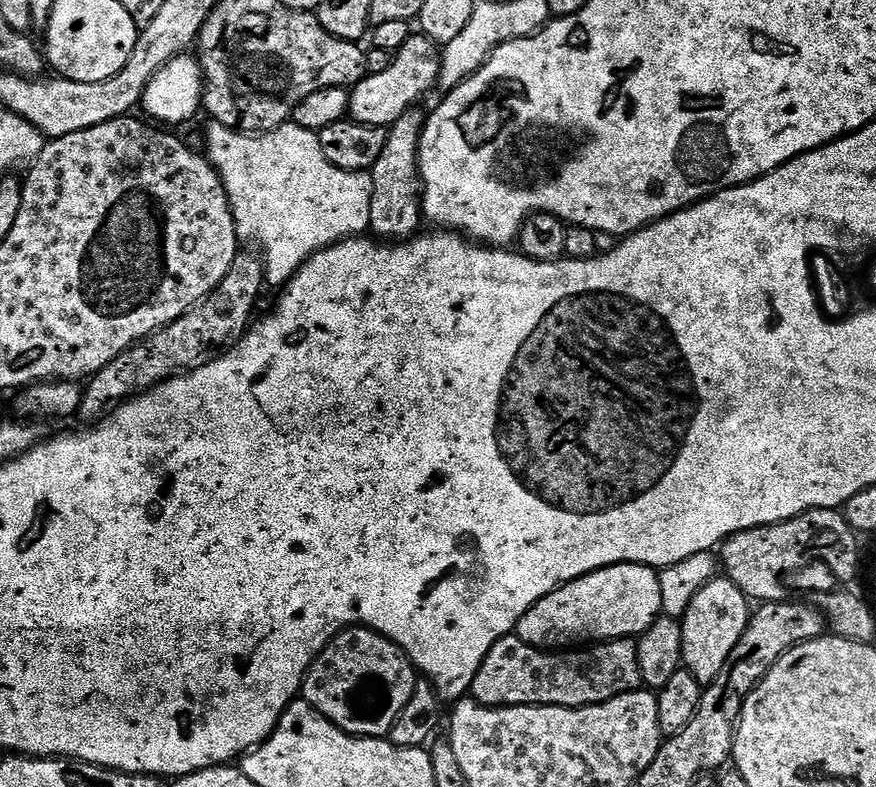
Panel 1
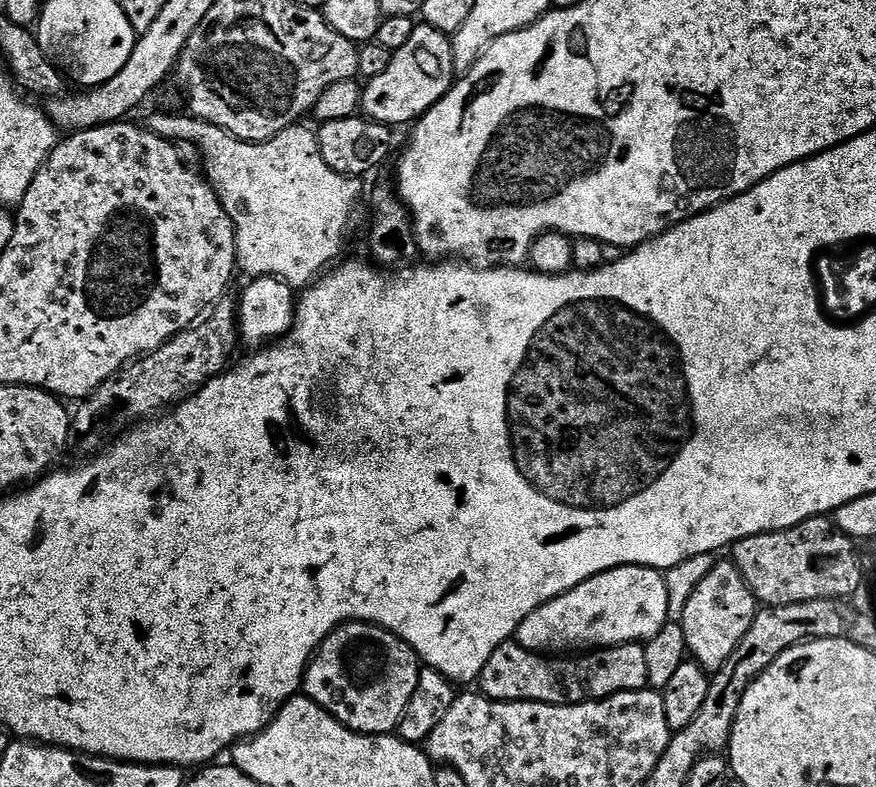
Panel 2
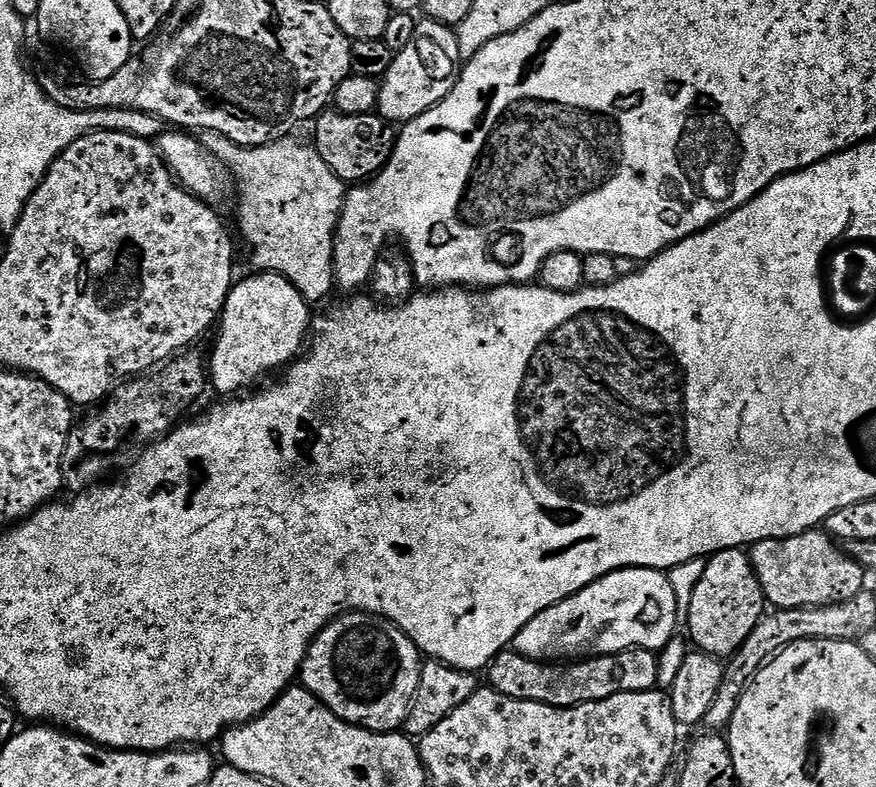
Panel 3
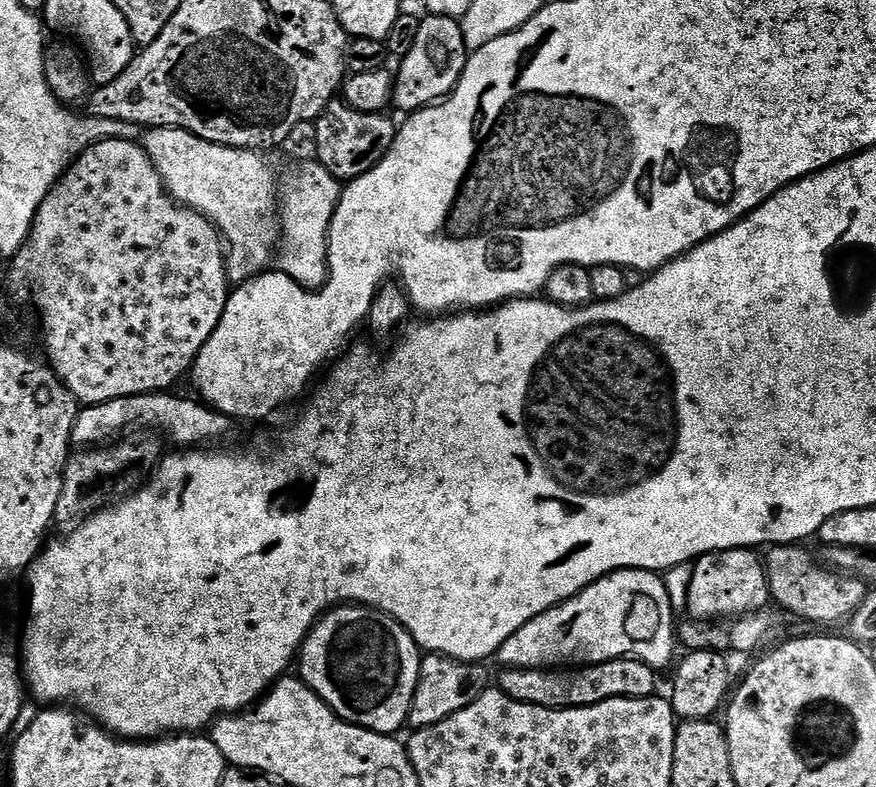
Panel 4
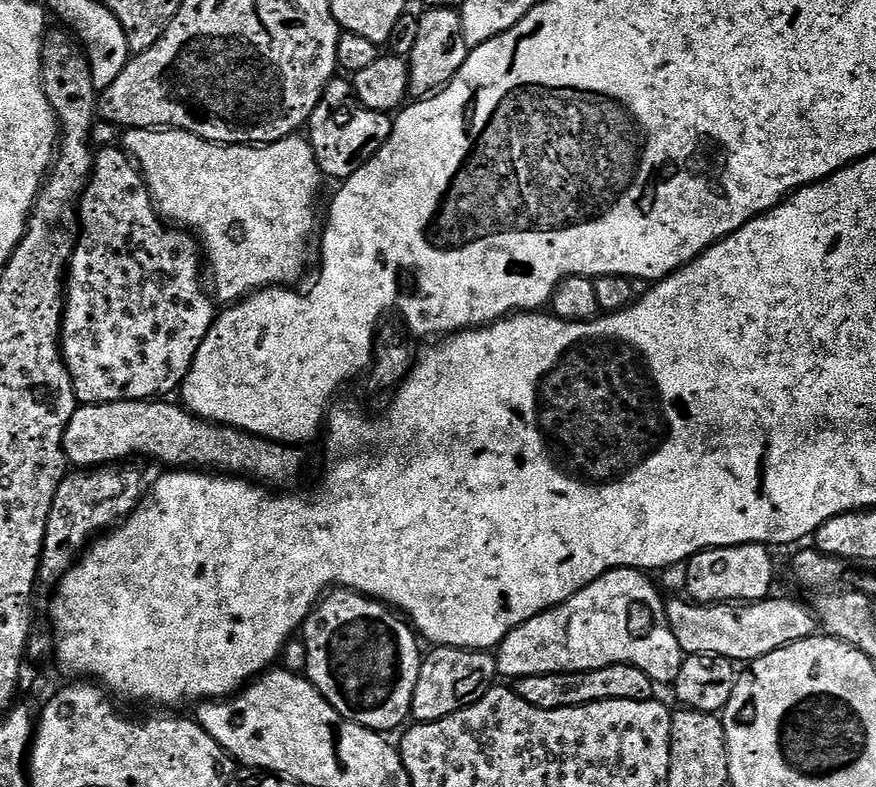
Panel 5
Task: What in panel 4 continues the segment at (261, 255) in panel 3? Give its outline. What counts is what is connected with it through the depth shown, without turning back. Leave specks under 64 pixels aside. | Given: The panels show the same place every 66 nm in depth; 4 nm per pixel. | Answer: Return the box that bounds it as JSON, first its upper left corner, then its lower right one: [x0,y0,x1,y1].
[278,158,341,290]

